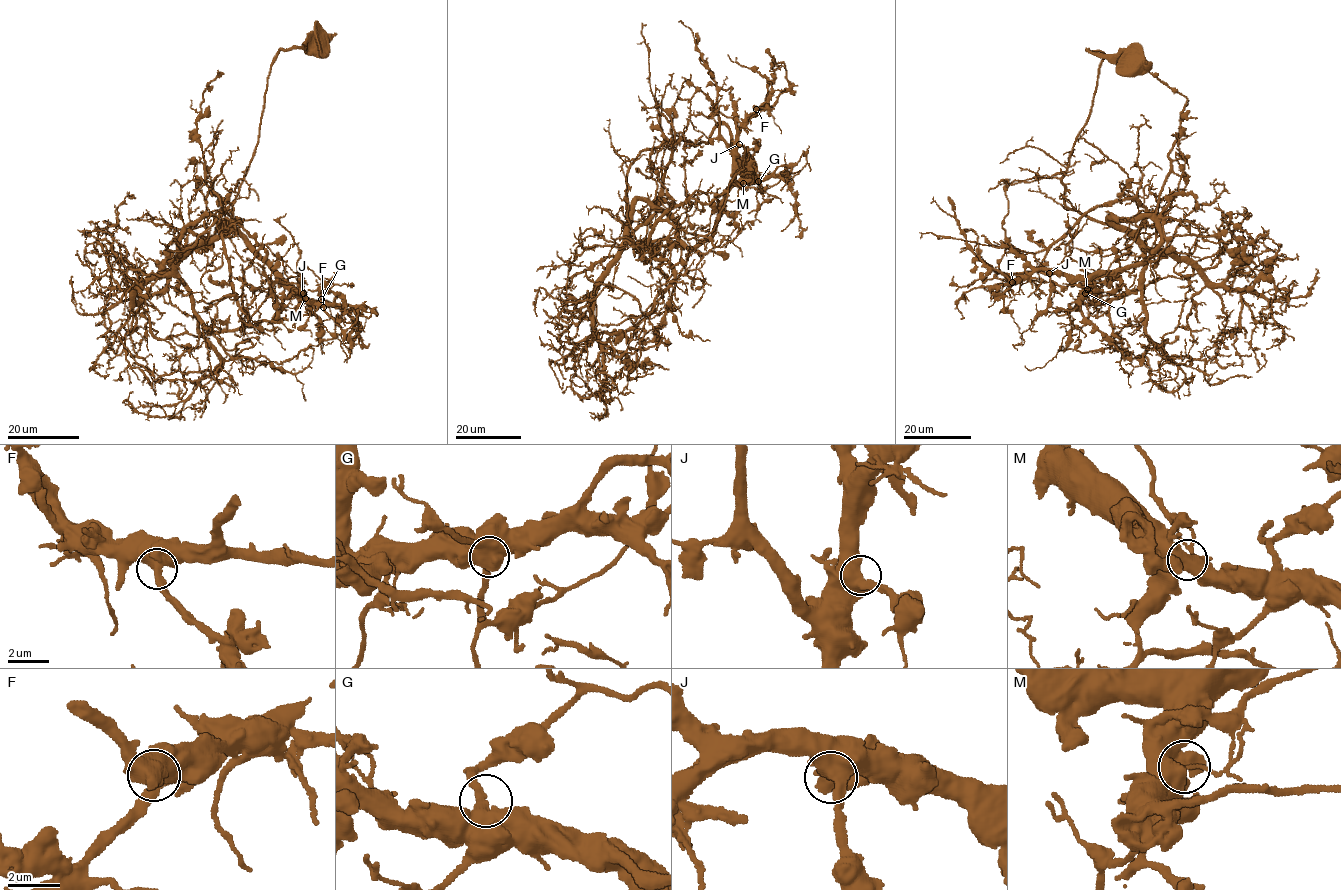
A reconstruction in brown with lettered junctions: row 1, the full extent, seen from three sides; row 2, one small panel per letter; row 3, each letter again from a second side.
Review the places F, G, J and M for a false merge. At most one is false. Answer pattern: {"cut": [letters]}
{"cut": ["M"]}

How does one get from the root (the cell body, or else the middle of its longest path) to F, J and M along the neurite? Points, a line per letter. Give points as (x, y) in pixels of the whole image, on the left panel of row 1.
F: (316, 44), (277, 52), (259, 140), (237, 196), (178, 258), (215, 240), (232, 223), (277, 278), (323, 307)
J: (316, 44), (277, 52), (259, 140), (237, 196), (178, 258), (215, 240), (232, 223), (277, 278), (303, 293)
M: (316, 44), (277, 52), (259, 140), (237, 196), (178, 258), (215, 240), (232, 223), (305, 299)

